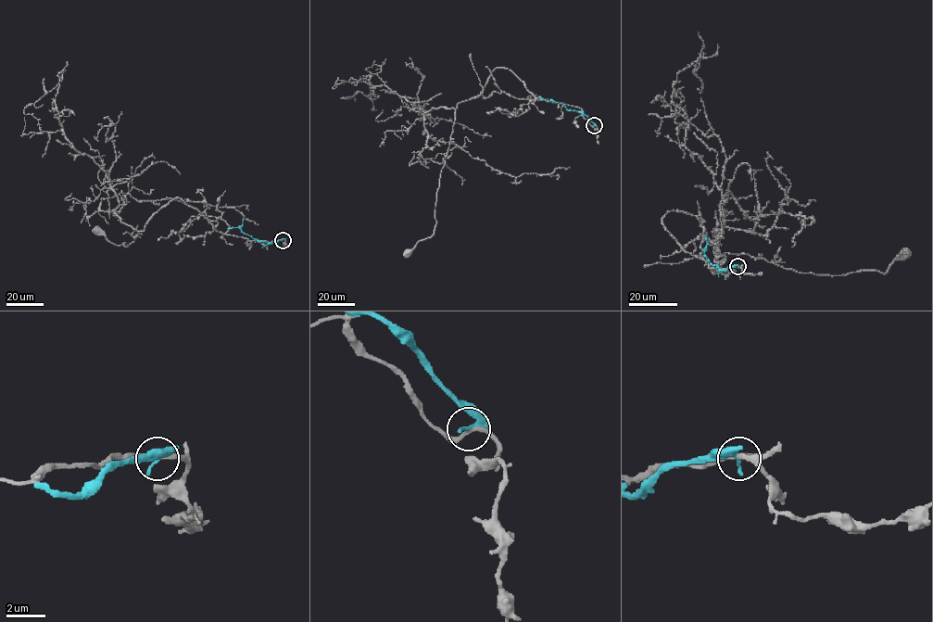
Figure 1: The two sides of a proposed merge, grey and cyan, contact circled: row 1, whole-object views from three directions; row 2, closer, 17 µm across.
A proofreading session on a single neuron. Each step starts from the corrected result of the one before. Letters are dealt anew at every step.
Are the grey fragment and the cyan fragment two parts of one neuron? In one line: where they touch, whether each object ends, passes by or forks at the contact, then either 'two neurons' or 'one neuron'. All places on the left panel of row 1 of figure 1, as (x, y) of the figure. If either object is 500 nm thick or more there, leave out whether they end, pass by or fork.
place (283, 240); grey passes by; cyan passes by; two neurons

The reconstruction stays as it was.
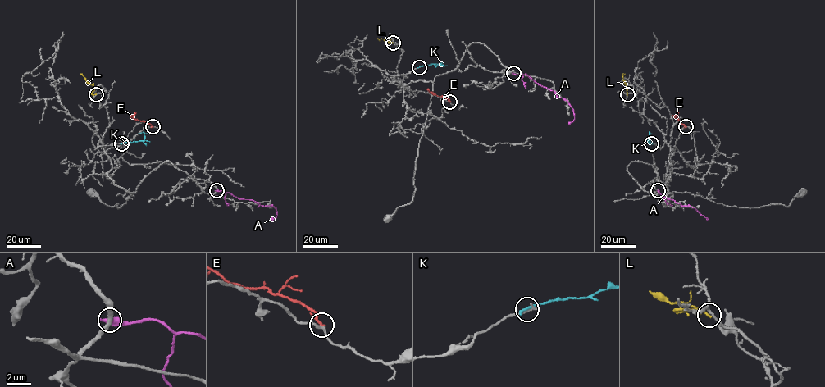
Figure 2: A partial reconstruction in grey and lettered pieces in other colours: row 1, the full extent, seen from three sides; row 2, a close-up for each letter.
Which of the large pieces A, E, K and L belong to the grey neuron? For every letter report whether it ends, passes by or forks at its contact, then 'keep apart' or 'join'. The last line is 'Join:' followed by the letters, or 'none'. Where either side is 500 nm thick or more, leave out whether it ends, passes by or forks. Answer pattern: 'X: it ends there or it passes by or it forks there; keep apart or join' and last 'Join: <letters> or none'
A: keep apart
E: it passes by; keep apart
K: it ends there; keep apart
L: it ends there; keep apart
Join: none

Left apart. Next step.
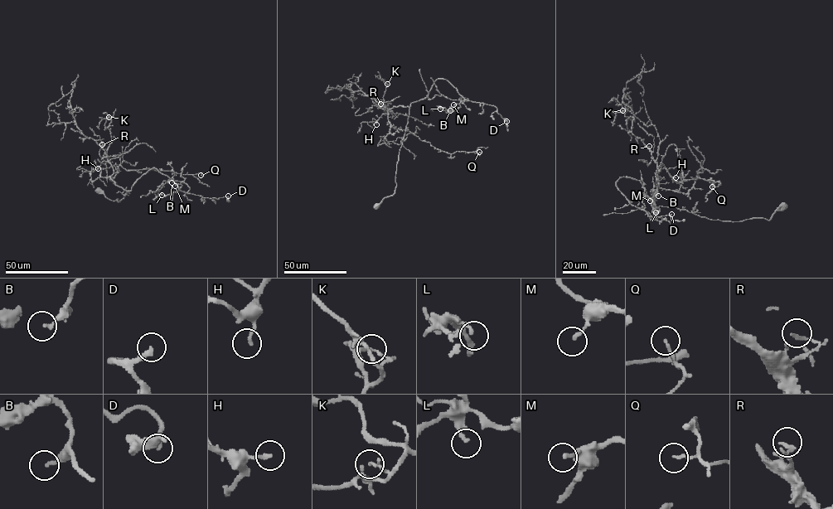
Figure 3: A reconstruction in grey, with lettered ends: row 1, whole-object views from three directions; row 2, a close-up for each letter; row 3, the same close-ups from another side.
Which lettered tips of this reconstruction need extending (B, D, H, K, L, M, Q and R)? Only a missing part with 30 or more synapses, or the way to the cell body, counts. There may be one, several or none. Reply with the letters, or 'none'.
D

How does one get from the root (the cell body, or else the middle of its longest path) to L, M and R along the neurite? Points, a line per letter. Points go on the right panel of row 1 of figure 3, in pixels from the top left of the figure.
L: (782, 207), (769, 220), (714, 220), (655, 206), (638, 181), (616, 181), (641, 210), (652, 199), (656, 212)
M: (782, 207), (769, 220), (714, 220), (655, 206), (638, 181), (616, 181), (636, 207), (650, 201)
R: (782, 207), (769, 220), (734, 221), (709, 219), (673, 206), (652, 207), (657, 165), (649, 146)

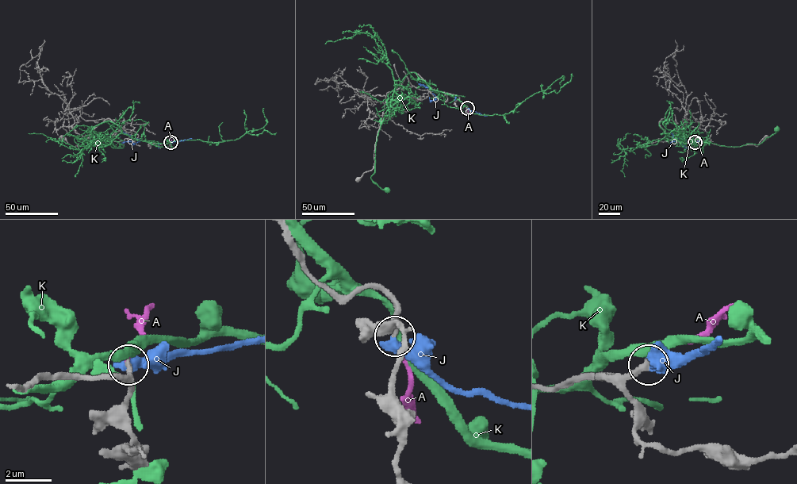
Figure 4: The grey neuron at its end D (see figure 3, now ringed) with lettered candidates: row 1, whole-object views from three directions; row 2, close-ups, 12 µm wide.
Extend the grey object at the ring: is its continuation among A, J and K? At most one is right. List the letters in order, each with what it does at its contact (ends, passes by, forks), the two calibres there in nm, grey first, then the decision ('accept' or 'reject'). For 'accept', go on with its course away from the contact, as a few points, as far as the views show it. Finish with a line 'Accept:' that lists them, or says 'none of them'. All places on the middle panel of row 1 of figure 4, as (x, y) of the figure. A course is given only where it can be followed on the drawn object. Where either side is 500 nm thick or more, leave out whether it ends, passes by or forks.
A: it ends there; 220 nm thick on the grey side, 240 nm on the other; accept
J: 240 nm thick on the grey side, 500 nm on the other; reject
K: it passes by; 200 nm thick on the grey side, 360 nm on the other; reject
Accept: A

